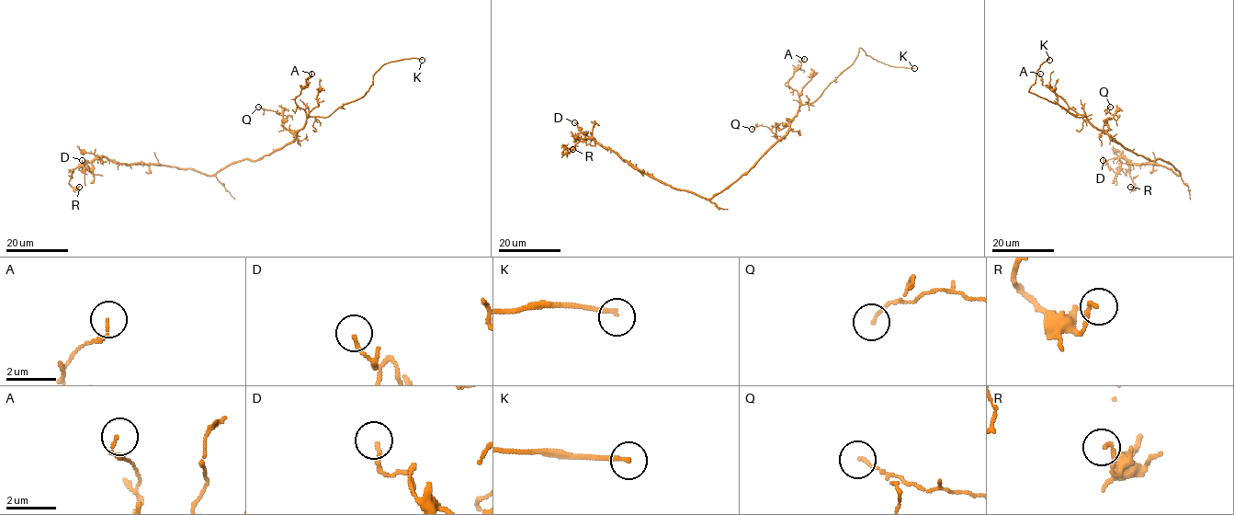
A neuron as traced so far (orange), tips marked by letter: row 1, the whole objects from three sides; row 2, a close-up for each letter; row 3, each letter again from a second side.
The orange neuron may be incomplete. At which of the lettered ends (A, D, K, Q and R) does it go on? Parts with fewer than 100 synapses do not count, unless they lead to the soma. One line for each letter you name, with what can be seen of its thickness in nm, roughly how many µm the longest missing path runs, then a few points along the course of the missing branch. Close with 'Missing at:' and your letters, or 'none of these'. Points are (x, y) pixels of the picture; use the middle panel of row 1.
K: Thickness 180 nm. Missing length about 10 µm. Course of what is missing: (914, 68), (941, 73)
Missing at: K

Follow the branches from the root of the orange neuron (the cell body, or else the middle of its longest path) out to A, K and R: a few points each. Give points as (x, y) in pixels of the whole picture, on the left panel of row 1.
A: (258, 159), (289, 143), (304, 126), (308, 116), (295, 102), (295, 97), (309, 85), (306, 79), (311, 74)
K: (258, 159), (289, 143), (309, 117), (326, 117), (361, 97), (384, 64), (402, 59), (422, 60)
R: (258, 159), (232, 162), (206, 175), (99, 157), (73, 169), (69, 183), (79, 187)

